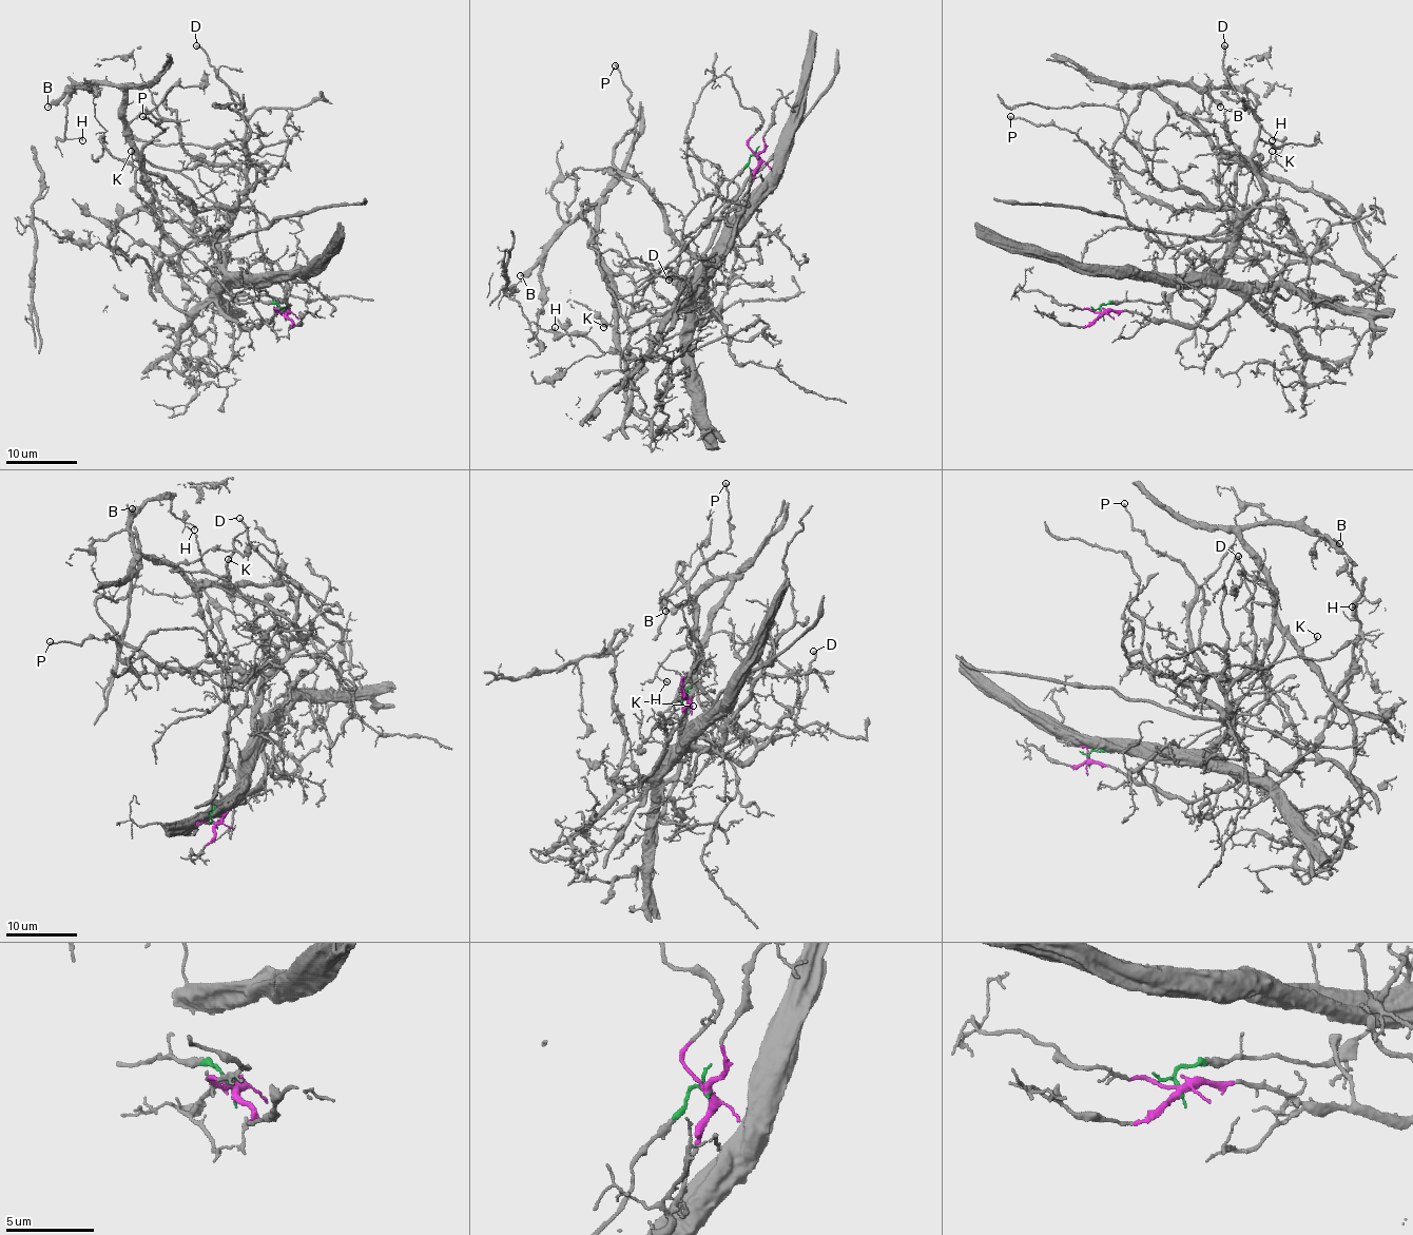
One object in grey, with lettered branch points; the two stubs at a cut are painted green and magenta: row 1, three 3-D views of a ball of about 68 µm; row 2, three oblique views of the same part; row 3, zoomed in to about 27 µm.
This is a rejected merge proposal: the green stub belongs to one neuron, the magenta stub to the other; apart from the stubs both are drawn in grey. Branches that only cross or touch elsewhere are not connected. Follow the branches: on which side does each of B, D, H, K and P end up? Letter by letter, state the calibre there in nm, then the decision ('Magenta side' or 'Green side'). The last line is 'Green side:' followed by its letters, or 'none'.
B: Thickness 320 nm. Green side
D: Thickness 220 nm. Magenta side
H: Thickness 120 nm. Green side
K: Thickness 120 nm. Green side
P: Thickness 200 nm. Magenta side
Green side: B, H, K

